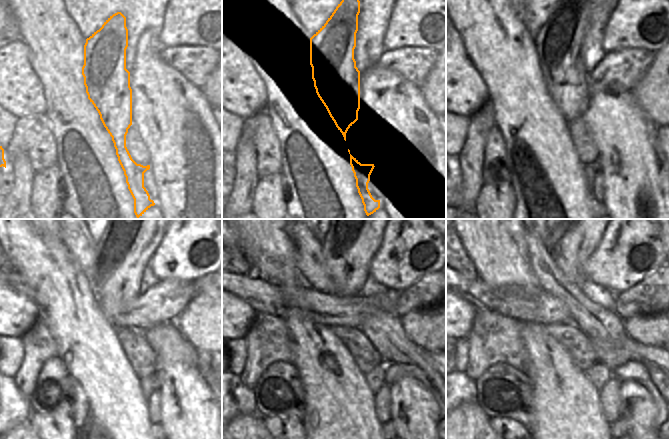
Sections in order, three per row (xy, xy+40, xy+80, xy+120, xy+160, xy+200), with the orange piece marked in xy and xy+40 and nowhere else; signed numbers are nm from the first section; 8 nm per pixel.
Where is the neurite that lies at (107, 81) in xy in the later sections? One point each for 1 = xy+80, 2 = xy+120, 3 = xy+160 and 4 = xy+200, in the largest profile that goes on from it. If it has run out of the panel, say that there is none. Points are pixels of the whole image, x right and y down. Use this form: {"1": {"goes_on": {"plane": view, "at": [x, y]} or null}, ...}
{"1": {"goes_on": {"plane": "xy+80", "at": [558, 44]}}, "2": {"goes_on": {"plane": "xy+120", "at": [130, 239]}}, "3": {"goes_on": {"plane": "xy+160", "at": [353, 239]}}, "4": {"goes_on": {"plane": "xy+200", "at": [573, 239]}}}

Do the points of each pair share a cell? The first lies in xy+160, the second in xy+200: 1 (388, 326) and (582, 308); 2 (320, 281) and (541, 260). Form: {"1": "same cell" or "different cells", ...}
{"1": "same cell", "2": "same cell"}

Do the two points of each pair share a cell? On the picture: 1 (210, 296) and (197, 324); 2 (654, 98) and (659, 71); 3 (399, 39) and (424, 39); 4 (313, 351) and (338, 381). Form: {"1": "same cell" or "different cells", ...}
{"1": "same cell", "2": "same cell", "3": "same cell", "4": "same cell"}

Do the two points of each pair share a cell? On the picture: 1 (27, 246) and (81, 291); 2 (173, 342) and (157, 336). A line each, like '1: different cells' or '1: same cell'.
1: same cell
2: same cell

